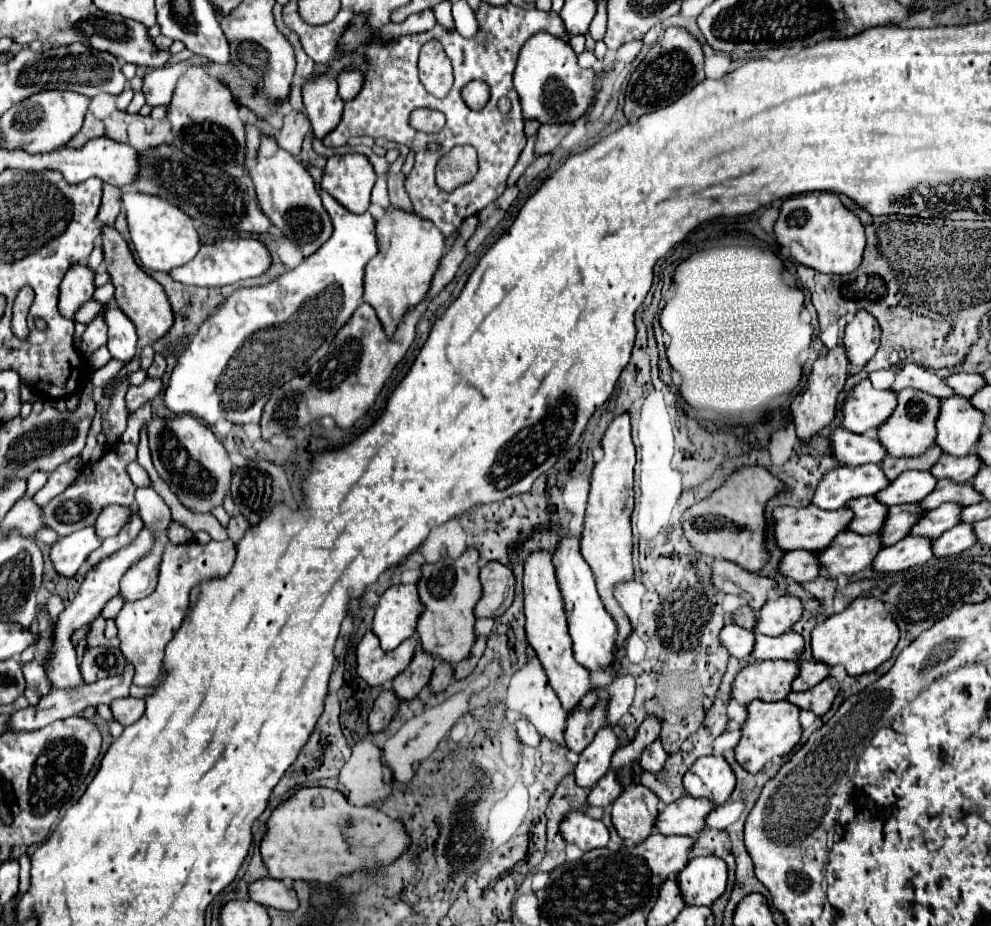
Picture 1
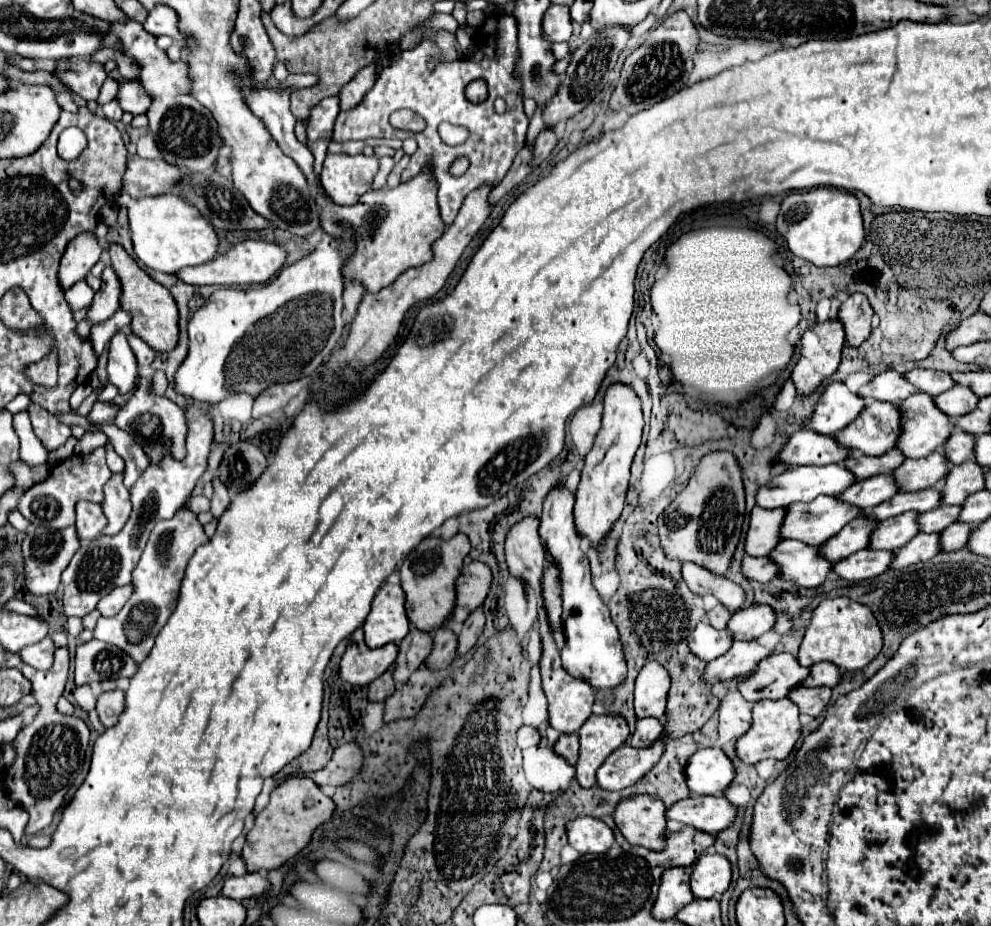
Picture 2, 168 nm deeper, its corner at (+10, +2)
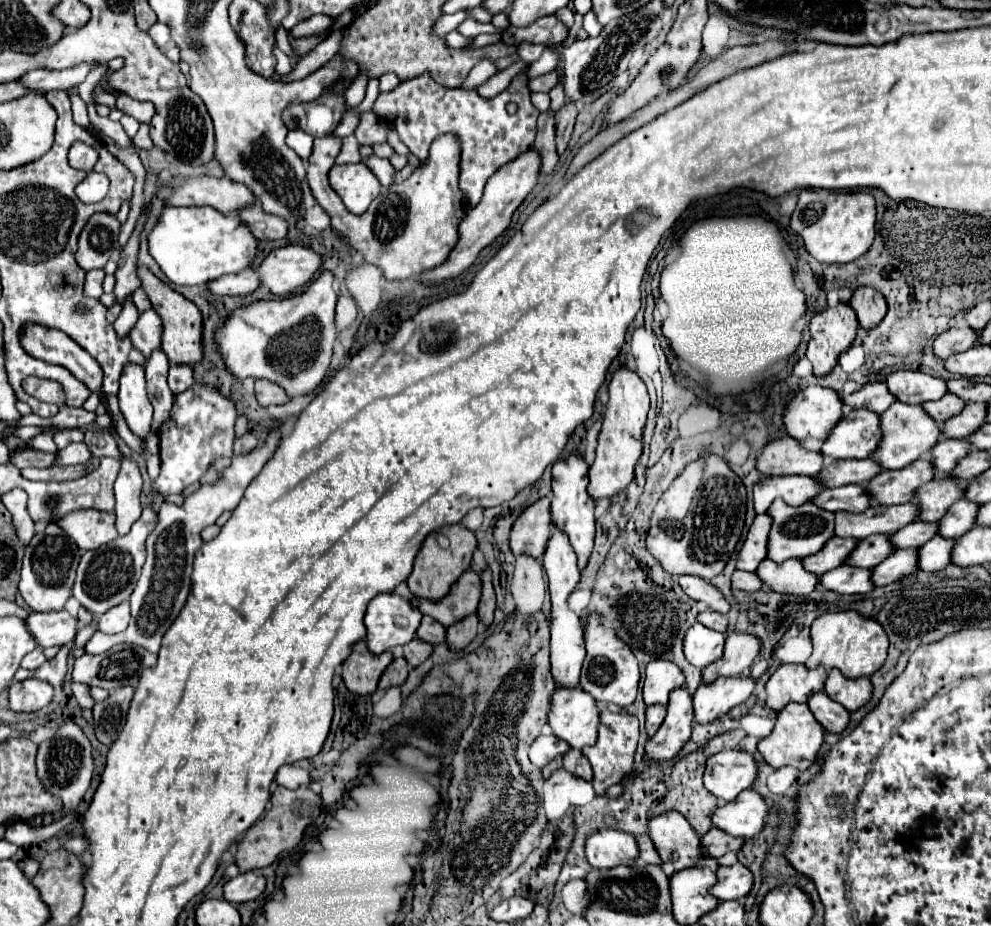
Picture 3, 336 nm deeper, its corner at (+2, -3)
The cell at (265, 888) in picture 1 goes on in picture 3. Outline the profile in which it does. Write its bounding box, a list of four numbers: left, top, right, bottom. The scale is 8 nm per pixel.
[224,871,266,903]

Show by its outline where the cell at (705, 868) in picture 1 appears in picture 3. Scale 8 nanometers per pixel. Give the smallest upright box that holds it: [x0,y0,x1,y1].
[710,863,752,901]

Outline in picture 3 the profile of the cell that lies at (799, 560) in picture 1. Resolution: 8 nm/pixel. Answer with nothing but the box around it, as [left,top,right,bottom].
[732,571,762,591]

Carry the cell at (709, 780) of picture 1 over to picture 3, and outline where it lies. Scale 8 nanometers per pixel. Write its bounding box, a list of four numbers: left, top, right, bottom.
[704,749,756,801]

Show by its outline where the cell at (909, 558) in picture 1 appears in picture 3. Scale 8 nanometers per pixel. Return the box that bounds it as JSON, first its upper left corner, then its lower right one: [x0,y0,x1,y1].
[820,567,874,595]

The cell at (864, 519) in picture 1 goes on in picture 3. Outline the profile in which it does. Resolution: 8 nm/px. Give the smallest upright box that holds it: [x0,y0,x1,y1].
[768,499,834,563]

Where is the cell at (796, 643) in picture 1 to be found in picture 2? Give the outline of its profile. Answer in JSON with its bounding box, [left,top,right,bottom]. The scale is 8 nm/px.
[700,640,770,684]

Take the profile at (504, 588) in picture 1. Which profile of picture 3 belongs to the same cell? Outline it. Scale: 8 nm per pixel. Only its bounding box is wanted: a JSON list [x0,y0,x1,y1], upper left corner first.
[412,569,482,627]

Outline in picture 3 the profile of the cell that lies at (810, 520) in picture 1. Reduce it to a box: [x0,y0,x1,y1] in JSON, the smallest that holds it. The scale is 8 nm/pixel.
[736,513,772,571]

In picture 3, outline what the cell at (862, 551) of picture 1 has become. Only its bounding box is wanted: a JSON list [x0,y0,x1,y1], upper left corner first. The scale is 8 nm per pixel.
[758,559,818,595]

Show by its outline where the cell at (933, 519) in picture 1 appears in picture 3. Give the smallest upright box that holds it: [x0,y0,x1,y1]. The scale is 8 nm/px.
[846,535,896,569]

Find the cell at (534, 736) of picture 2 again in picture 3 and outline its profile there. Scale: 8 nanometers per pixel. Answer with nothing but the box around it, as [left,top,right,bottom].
[530,733,570,767]

